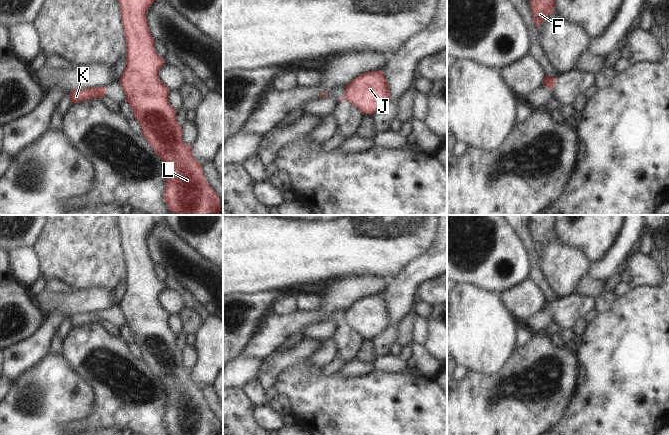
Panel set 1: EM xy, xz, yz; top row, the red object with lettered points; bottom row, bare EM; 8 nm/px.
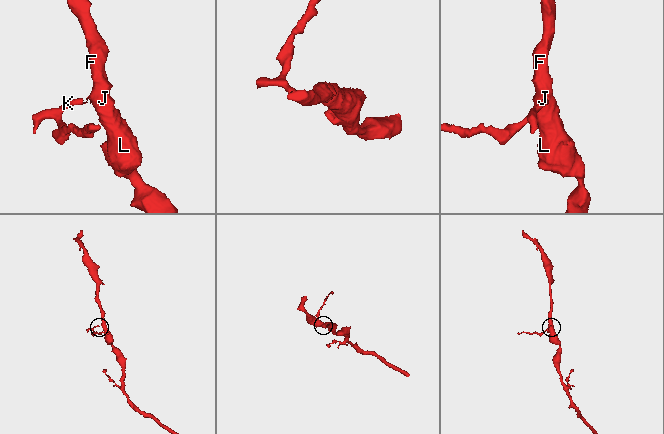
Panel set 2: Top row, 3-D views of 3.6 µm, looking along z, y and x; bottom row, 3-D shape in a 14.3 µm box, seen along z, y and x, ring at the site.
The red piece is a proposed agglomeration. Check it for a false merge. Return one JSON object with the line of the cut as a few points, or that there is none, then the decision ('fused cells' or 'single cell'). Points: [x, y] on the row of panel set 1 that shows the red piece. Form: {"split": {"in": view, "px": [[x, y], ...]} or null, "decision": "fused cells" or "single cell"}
{"split": {"in": "yz", "px": [[555, 84], [549, 87]]}, "decision": "fused cells"}

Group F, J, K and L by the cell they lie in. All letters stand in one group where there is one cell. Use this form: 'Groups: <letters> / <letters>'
Groups: F J L / K.

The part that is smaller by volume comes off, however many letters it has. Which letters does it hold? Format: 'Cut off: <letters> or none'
Cut off: K

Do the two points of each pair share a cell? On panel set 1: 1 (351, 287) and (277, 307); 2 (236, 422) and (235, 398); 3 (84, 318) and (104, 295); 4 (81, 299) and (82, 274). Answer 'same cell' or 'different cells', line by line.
1: different cells
2: same cell
3: different cells
4: different cells

